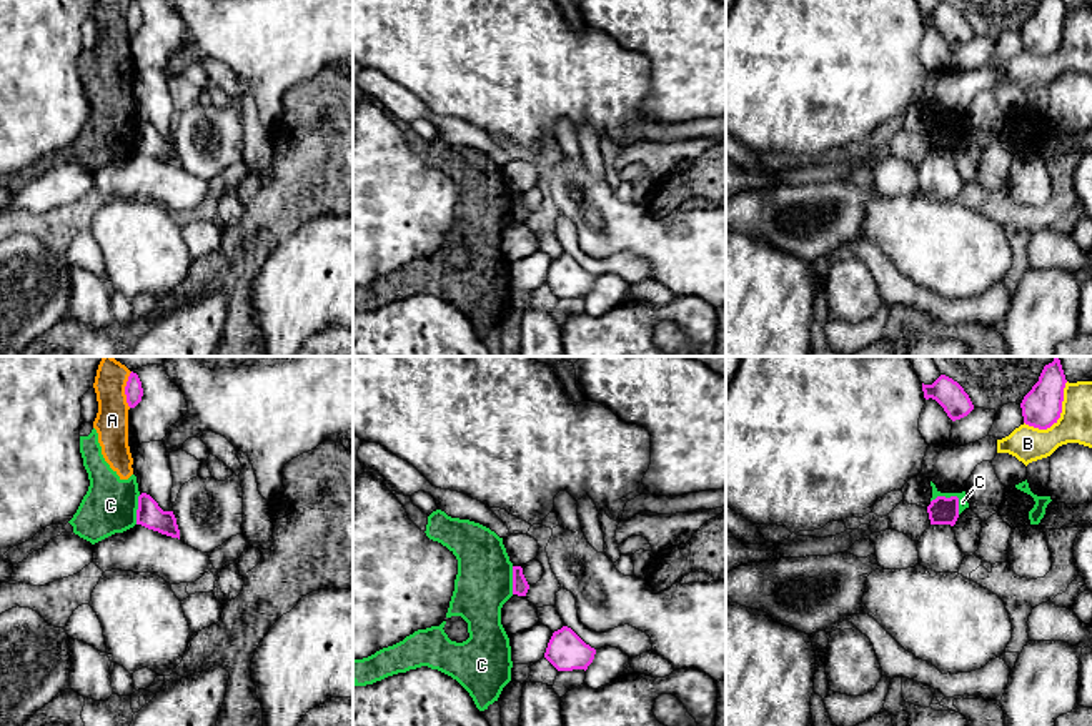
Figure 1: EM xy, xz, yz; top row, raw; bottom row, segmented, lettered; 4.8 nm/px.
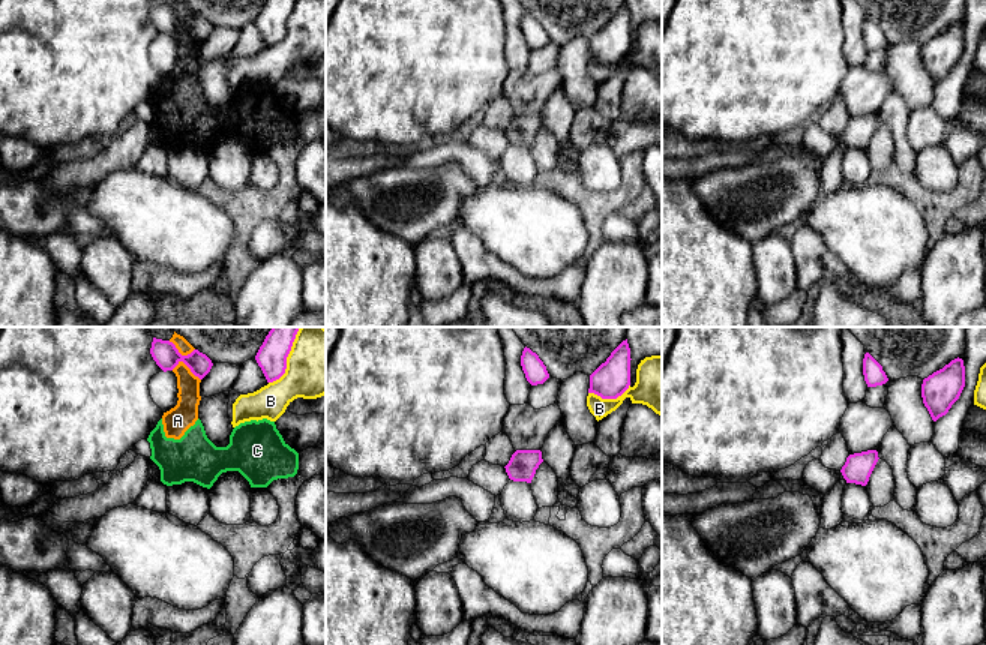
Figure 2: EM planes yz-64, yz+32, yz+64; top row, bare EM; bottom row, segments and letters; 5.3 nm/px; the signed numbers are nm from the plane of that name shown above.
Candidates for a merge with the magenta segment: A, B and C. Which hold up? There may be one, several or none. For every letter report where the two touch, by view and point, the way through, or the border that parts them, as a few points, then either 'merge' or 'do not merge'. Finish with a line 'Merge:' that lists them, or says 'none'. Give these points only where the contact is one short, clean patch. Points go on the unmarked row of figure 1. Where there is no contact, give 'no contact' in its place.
A: contact xy (125, 17); border xy (130, 0), (125, 10), (125, 29), (129, 34); do not merge
B: contact yz (1059, 44); do not merge
C: contact yz (953, 124); do not merge
Merge: none

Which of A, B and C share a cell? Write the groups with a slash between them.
A C / B

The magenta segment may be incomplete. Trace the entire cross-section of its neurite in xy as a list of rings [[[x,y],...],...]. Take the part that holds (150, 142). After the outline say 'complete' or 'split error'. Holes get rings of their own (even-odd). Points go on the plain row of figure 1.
[[[146,120],[138,123],[136,152],[180,167],[180,157],[173,138],[163,138]]] | complete

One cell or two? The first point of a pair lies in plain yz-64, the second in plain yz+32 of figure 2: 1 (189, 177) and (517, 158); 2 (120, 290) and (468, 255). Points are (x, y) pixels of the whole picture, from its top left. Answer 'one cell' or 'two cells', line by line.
1: one cell
2: two cells

